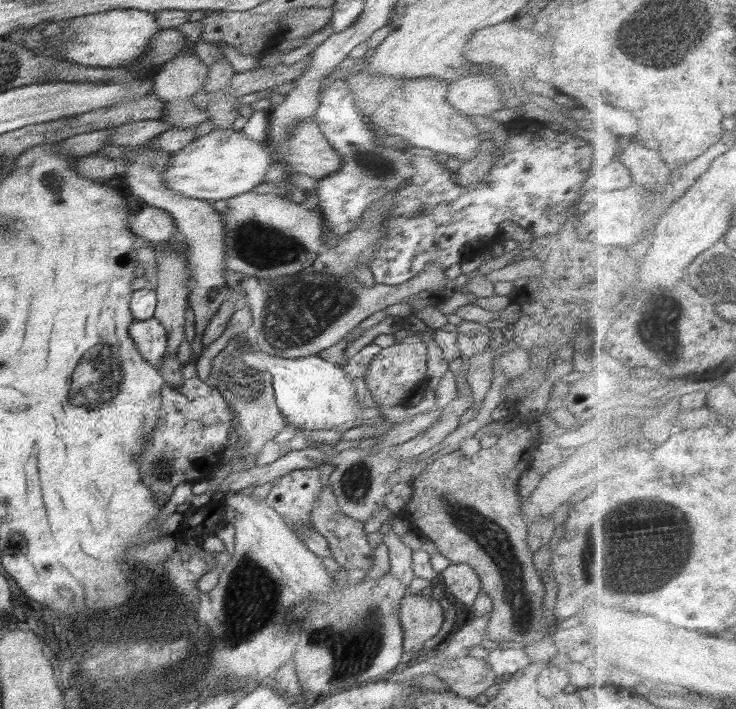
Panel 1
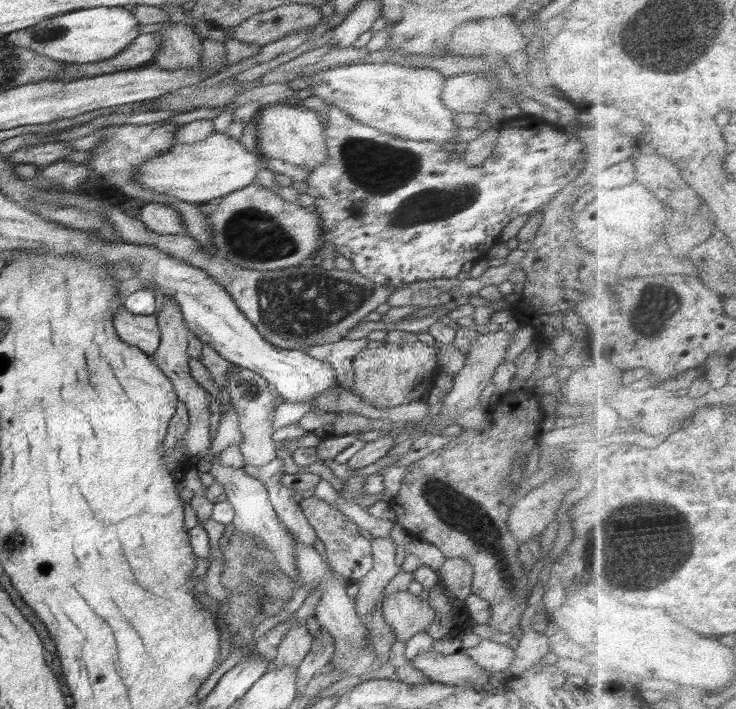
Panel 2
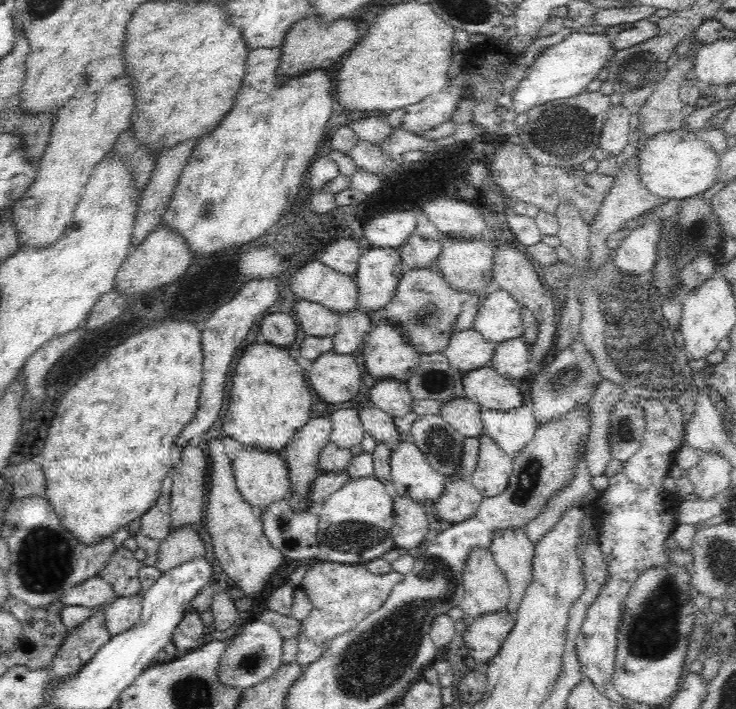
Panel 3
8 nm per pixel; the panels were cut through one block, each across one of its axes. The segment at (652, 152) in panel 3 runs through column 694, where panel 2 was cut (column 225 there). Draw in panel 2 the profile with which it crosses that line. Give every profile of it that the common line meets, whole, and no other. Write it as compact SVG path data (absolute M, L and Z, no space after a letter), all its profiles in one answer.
M215 133L201 142L175 144L168 154L140 164L136 181L146 191L209 207L210 200L224 198L236 190L256 184L258 172L265 167L262 154L248 152L240 140L231 139L224 133Z

